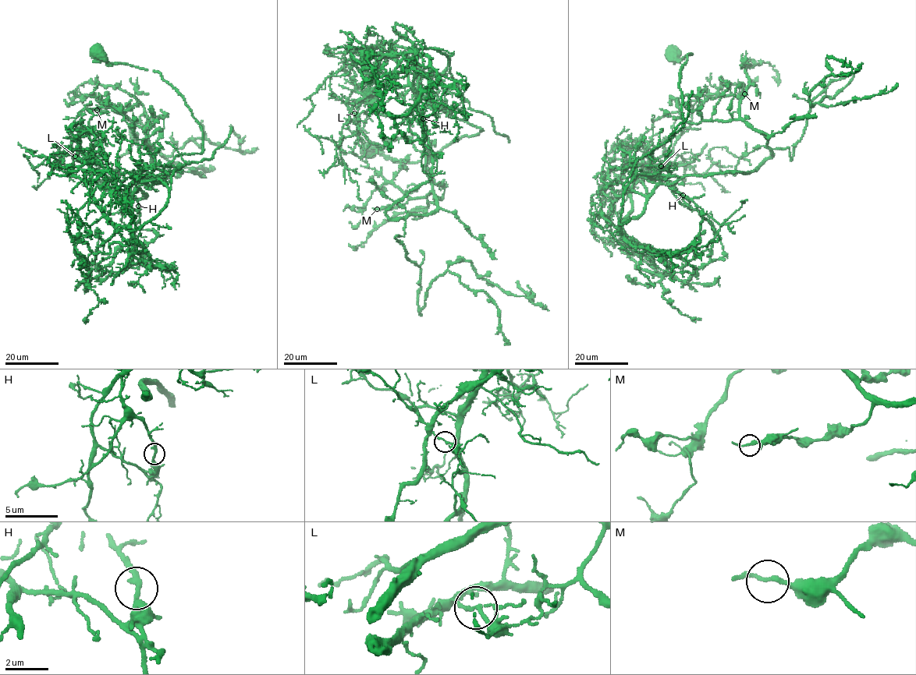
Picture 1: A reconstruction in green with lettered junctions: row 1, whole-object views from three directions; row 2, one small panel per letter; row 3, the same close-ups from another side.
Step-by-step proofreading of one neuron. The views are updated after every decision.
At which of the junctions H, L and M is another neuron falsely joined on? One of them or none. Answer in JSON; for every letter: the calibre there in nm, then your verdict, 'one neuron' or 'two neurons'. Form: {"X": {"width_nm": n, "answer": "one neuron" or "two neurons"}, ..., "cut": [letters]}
{"H": {"width_nm": 240, "answer": "two neurons"}, "L": {"width_nm": 180, "answer": "one neuron"}, "M": {"width_nm": 200, "answer": "one neuron"}, "cut": ["H"]}

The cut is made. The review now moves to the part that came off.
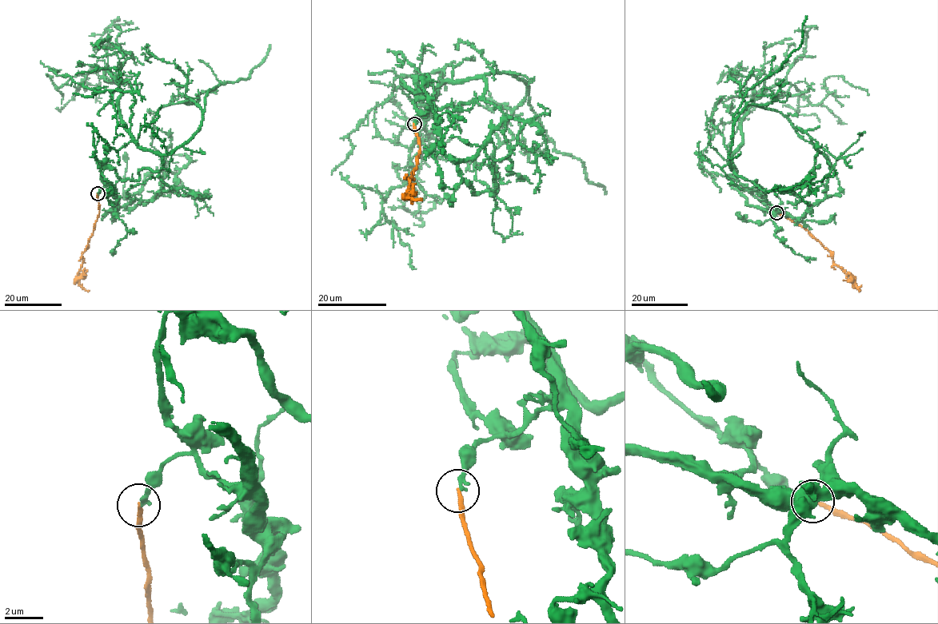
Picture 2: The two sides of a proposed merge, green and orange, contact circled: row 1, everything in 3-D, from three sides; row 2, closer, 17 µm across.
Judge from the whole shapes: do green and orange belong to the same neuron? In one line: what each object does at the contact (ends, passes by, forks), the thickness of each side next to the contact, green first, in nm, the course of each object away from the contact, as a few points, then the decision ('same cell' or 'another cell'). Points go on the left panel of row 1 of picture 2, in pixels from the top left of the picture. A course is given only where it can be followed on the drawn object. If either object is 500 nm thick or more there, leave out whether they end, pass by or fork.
green ends; orange ends; calibres 200 and 180 nm; course green (97, 193), (102, 164), (137, 180), (163, 161), (121, 119), (108, 66), (77, 89), (93, 68), (101, 98); course orange (97, 193), (98, 217), (81, 254), (83, 261), (76, 277), (82, 288), (89, 290); another cell

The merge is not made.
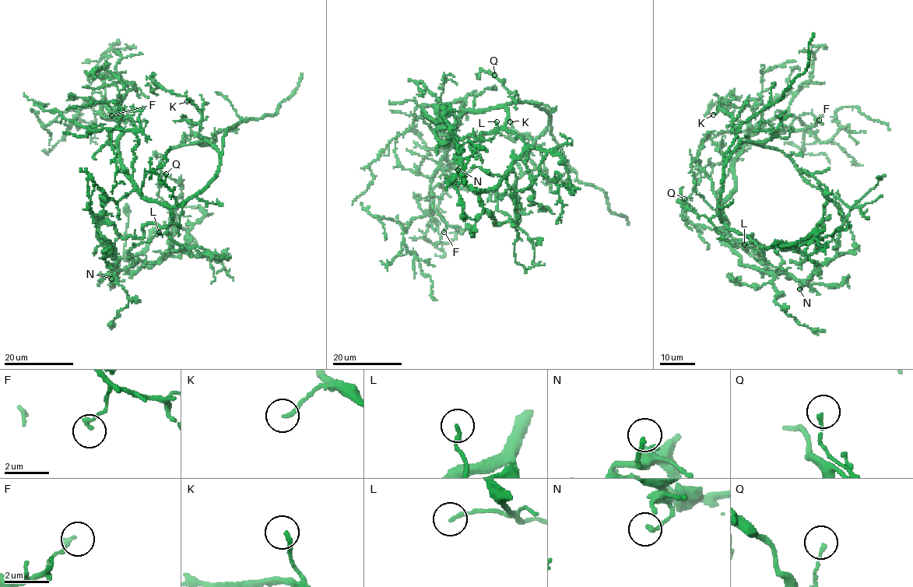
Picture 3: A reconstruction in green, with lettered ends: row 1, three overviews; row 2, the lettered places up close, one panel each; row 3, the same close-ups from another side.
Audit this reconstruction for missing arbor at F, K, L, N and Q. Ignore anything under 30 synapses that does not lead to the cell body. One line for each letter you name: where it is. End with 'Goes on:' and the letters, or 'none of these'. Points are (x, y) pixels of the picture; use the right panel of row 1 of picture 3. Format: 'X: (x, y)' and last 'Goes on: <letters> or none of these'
L: (744, 244)
Goes on: L

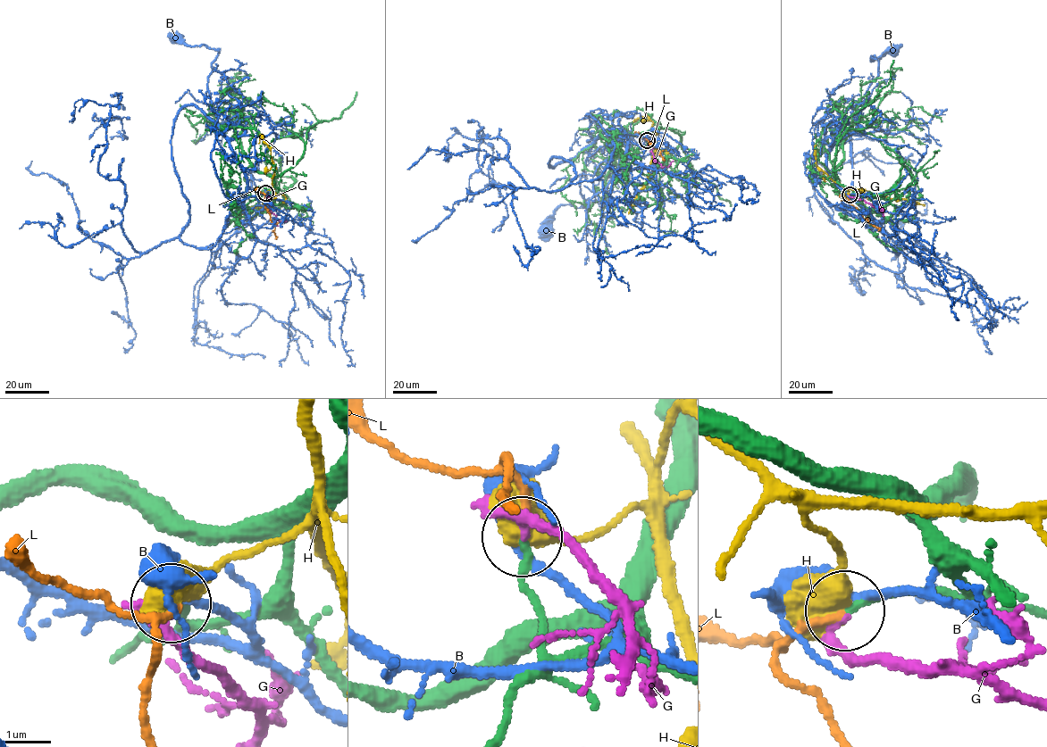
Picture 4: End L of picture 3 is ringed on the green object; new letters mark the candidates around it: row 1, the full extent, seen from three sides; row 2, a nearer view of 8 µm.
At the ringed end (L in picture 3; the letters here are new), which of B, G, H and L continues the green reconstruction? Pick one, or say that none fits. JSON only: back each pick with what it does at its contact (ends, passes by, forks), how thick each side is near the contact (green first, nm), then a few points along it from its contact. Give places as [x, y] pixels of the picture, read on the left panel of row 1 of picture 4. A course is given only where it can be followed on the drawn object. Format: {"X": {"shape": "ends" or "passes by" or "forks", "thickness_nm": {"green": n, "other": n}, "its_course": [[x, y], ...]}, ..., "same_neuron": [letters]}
{"L": {"shape": "ends", "thickness_nm": {"green": 170, "other": 150}, "its_course": [[265, 193], [265, 207], [274, 227], [276, 239]]}, "same_neuron": ["L"]}

